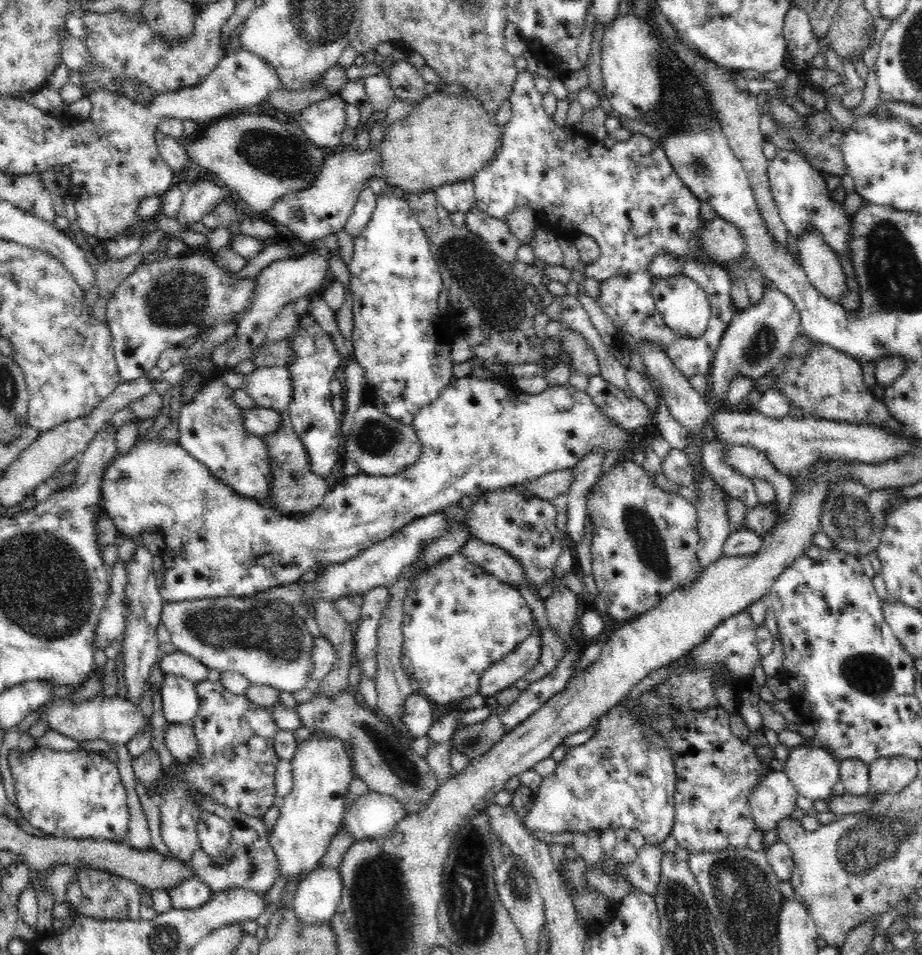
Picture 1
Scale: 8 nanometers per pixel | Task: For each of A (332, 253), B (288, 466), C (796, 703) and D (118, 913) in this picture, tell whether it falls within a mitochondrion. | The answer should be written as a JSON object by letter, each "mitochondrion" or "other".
{"A":"other","B":"mitochondrion","C":"other","D":"other"}

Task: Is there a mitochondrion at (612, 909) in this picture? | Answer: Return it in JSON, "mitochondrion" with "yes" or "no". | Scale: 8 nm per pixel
{"mitochondrion":"no"}

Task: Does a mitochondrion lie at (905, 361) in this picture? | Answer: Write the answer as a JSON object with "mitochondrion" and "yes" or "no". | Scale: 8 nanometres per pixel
{"mitochondrion":"no"}

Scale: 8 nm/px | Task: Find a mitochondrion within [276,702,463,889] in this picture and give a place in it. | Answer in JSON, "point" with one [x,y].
{"point":[399,763]}

